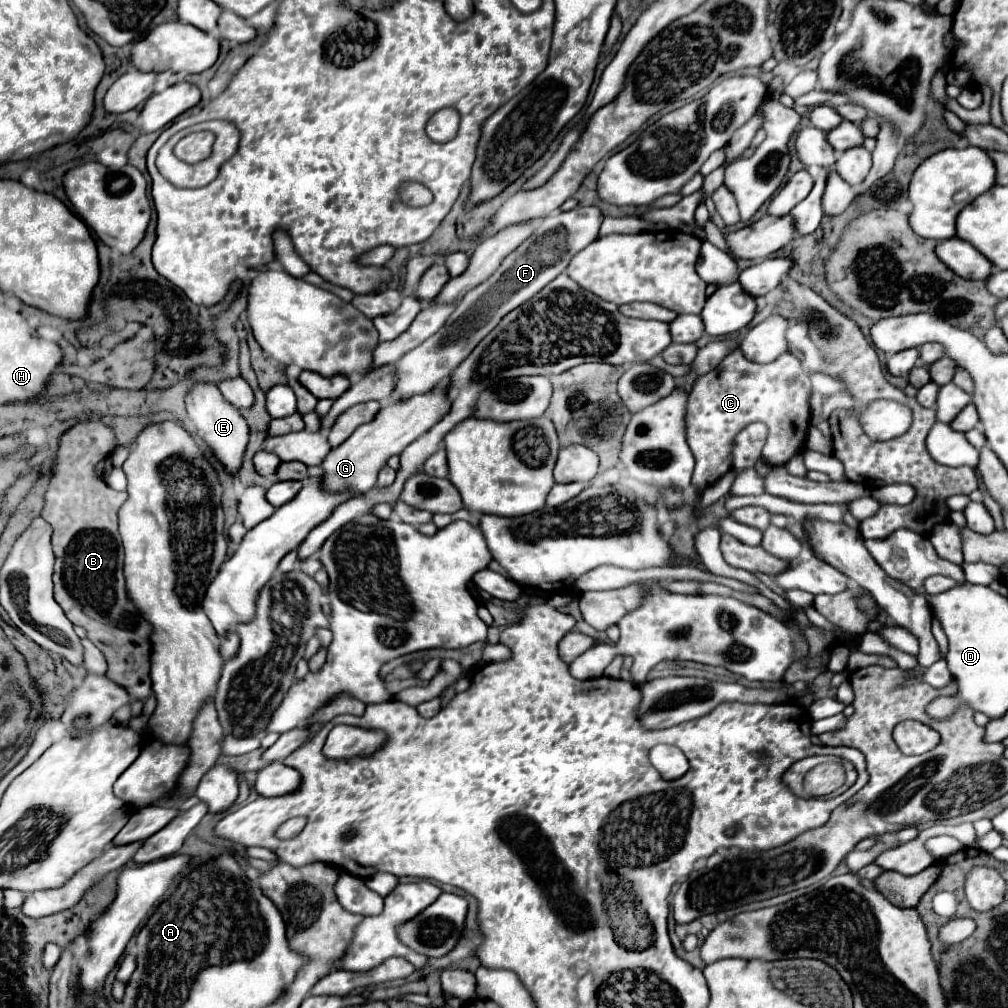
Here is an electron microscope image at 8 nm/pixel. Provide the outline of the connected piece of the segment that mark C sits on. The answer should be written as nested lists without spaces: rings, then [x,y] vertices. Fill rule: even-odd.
[[[740,348],[732,350],[714,370],[698,376],[690,390],[686,422],[688,444],[696,458],[692,486],[708,488],[728,472],[734,436],[750,422],[764,422],[770,430],[764,446],[766,462],[772,466],[786,464],[798,450],[804,448],[810,422],[808,398],[810,378],[794,354],[784,352],[774,362],[758,364],[746,360]]]

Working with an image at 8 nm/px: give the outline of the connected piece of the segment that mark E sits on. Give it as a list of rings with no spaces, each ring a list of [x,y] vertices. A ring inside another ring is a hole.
[[[198,382],[188,390],[186,410],[188,410],[188,416],[192,418],[194,426],[202,432],[204,442],[214,450],[214,454],[226,466],[226,470],[236,476],[236,472],[240,470],[240,464],[242,464],[246,444],[248,444],[248,424],[244,420],[244,416],[240,414],[240,410],[230,406],[230,402],[226,402],[226,398],[222,398],[222,392],[212,382]]]

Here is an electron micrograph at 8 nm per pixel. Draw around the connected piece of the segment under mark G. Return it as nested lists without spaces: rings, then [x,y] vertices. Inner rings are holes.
[[[438,386],[430,394],[412,396],[404,402],[392,402],[386,408],[382,408],[372,422],[362,424],[344,444],[334,448],[324,458],[322,462],[324,490],[336,494],[336,492],[352,492],[352,490],[368,492],[370,488],[374,488],[378,470],[386,466],[388,458],[394,454],[402,454],[402,450],[410,442],[426,434],[426,430],[430,430],[430,426],[434,426],[434,422],[438,422],[438,418],[442,418],[446,410],[450,410],[450,398],[446,398],[444,388],[446,386]]]

